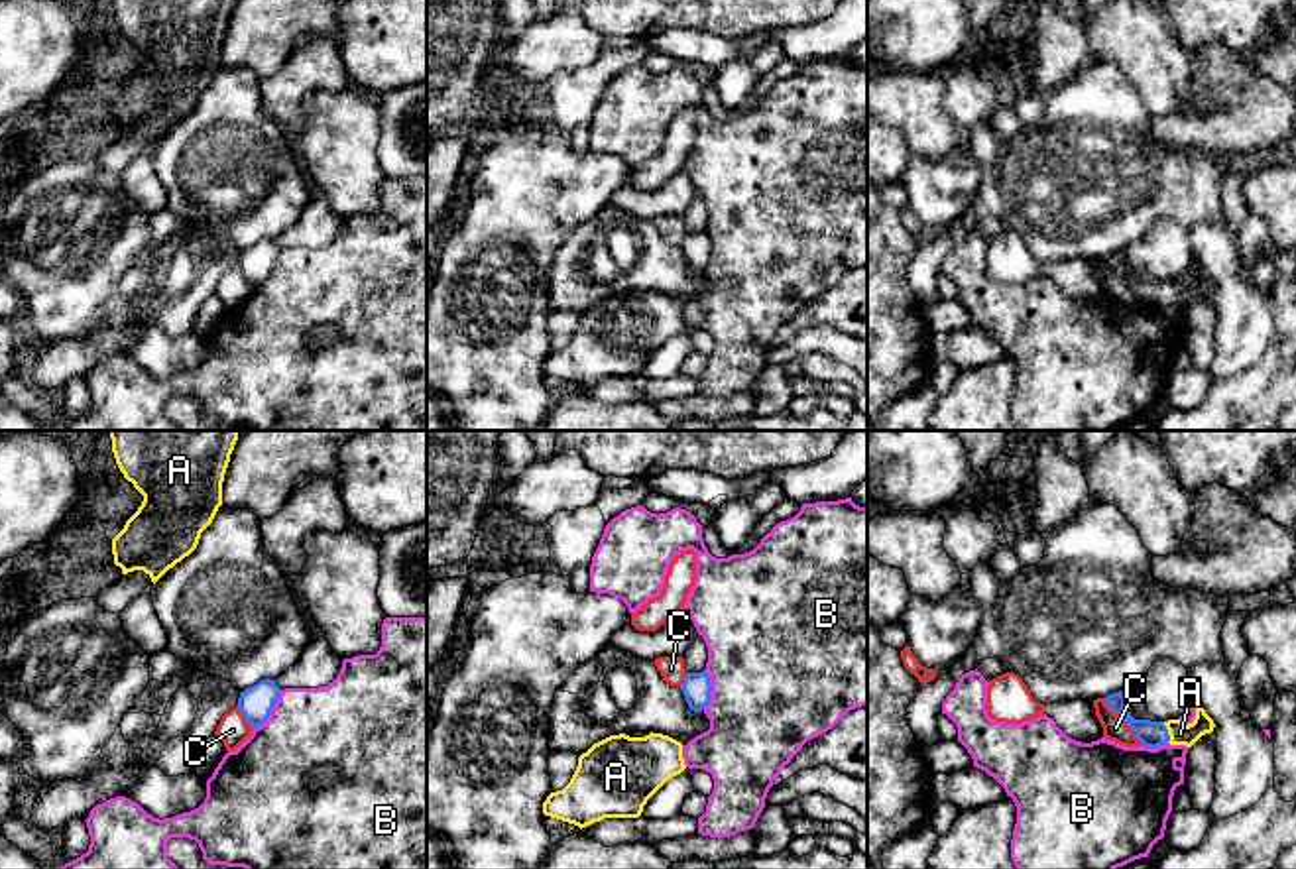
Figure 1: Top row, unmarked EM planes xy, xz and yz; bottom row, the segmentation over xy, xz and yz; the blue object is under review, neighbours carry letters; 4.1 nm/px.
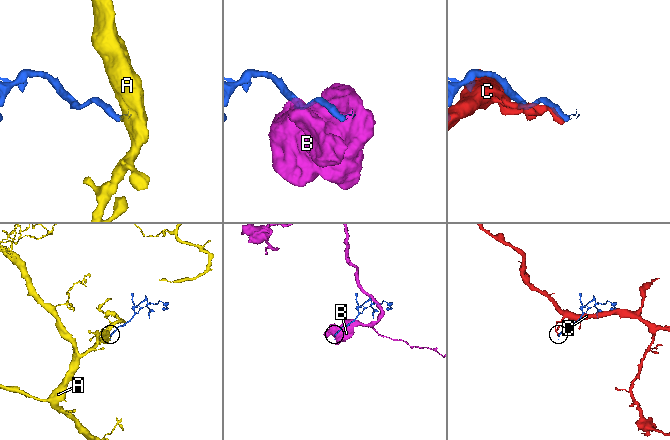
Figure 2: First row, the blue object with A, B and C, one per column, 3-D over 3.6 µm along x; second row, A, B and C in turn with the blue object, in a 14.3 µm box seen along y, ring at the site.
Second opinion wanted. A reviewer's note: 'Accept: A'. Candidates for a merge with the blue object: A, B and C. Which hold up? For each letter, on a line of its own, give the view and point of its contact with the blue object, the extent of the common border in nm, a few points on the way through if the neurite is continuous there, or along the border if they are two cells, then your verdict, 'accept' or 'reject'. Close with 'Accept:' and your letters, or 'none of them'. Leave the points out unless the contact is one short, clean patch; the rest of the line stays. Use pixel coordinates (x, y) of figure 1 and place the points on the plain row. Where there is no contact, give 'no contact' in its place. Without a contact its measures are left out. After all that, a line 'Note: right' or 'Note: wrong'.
A: yz (1167, 291) | 90 nm | across yz (1151, 293), (1167, 291), (1180, 293) | accept
B: xy (272, 268) | 200 nm | reject
C: yz (1125, 280) | 260 nm | reject
Accept: A
Note: right

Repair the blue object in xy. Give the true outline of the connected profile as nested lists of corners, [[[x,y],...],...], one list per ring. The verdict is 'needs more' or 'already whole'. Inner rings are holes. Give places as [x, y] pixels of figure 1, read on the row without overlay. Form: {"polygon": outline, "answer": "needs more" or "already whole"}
{"polygon": [[[271,238],[260,240],[258,244],[240,252],[238,267],[254,289],[265,283],[279,254],[281,248]]], "answer": "already whole"}

